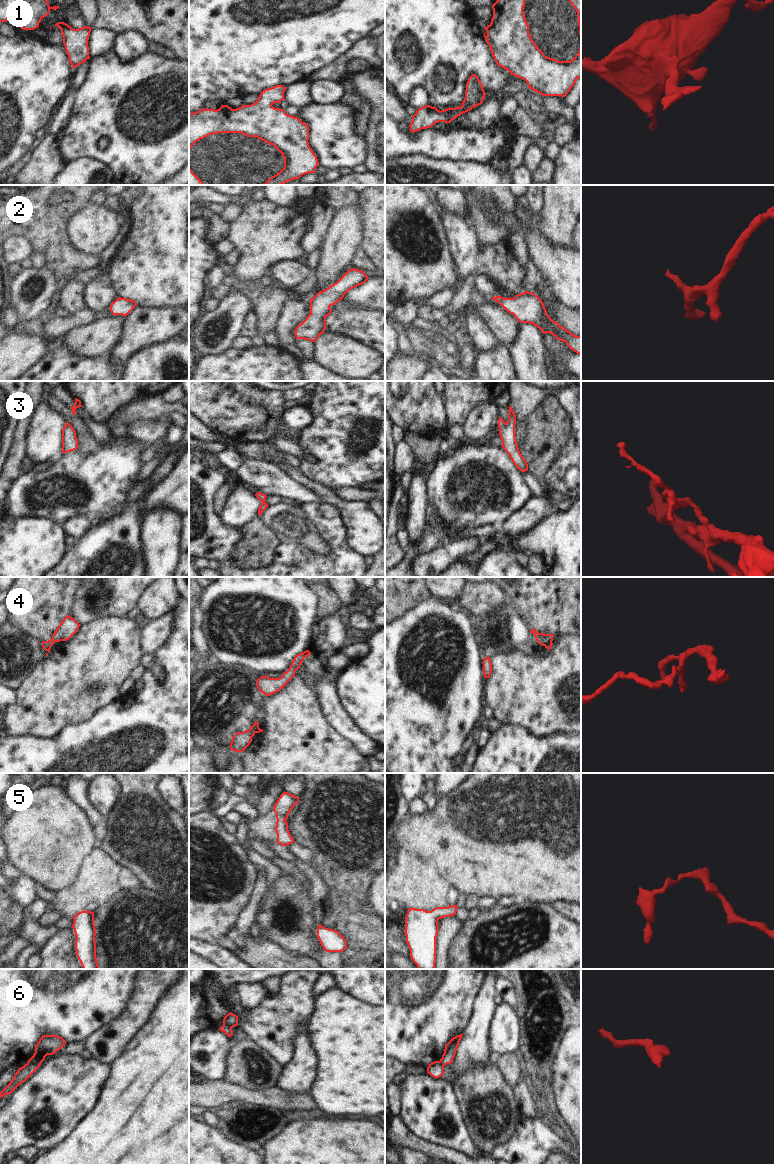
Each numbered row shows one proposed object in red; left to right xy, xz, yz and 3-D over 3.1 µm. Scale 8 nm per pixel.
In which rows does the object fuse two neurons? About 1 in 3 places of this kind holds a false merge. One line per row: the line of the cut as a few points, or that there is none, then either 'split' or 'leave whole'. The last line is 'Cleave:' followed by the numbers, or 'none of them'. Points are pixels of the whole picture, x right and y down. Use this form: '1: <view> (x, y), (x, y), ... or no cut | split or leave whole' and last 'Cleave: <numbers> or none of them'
1: no cut | leave whole
2: no cut | leave whole
3: no cut | leave whole
4: yz (546, 634), (538, 641) | split
5: no cut | leave whole
6: xy (41, 1061), (32, 1061), (27, 1064) | split
Cleave: 4, 6

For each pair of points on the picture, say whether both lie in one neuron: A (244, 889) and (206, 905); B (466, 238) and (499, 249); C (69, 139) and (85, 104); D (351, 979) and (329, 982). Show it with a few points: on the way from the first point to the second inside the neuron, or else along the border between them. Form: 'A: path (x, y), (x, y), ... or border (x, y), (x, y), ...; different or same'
A: path (235, 889), (221, 890), (215, 896); same
B: path (472, 247), (479, 254), (490, 254); same
C: path (78, 130), (85, 123), (85, 113); same
D: border (333, 979), (336, 987); different

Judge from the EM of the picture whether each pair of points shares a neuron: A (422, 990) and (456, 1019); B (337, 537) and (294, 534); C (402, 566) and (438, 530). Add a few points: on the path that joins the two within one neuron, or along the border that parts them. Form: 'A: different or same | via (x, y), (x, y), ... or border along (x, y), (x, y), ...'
A: same | via (430, 998), (434, 1002), (441, 1004), (448, 1011)
B: different | border along (307, 516), (330, 548), (327, 554)
C: same | via (409, 557), (429, 539)

